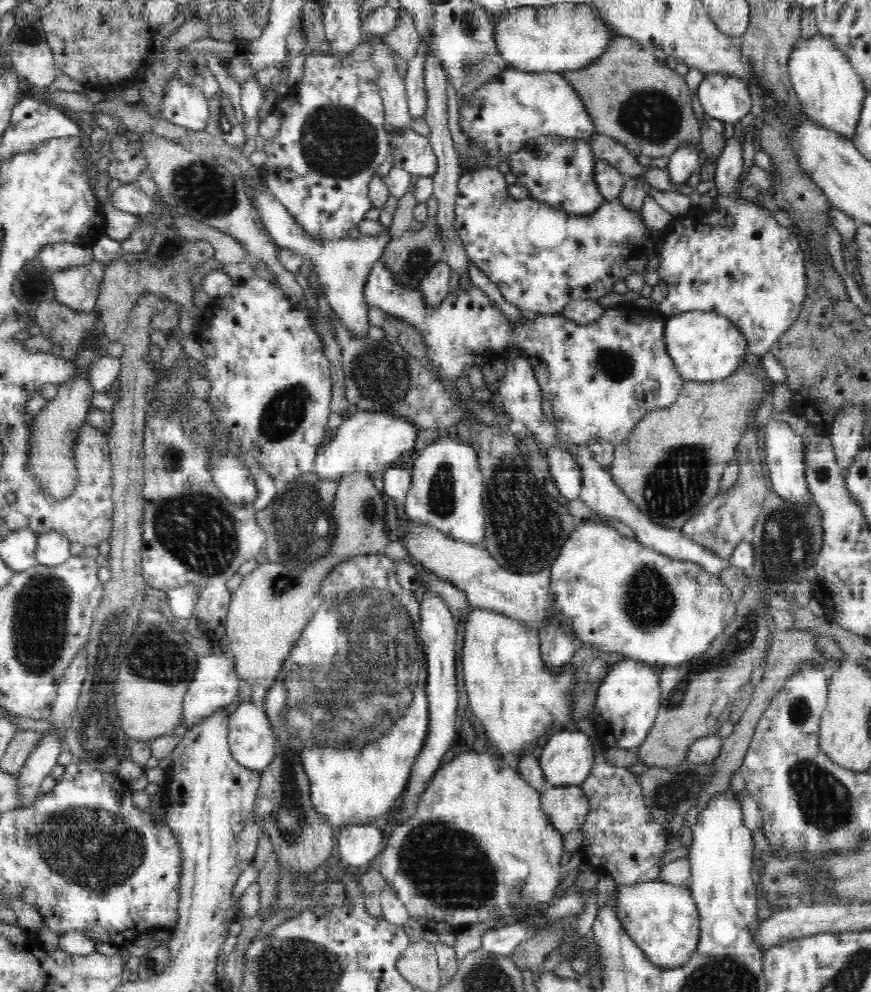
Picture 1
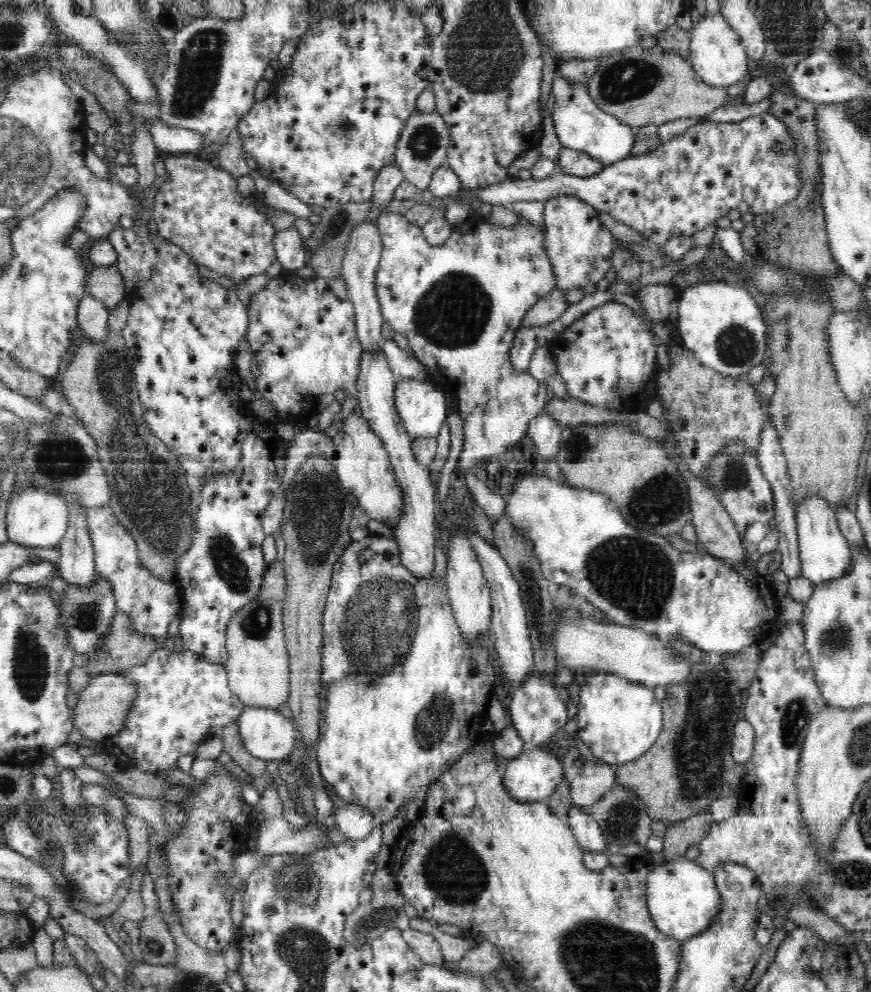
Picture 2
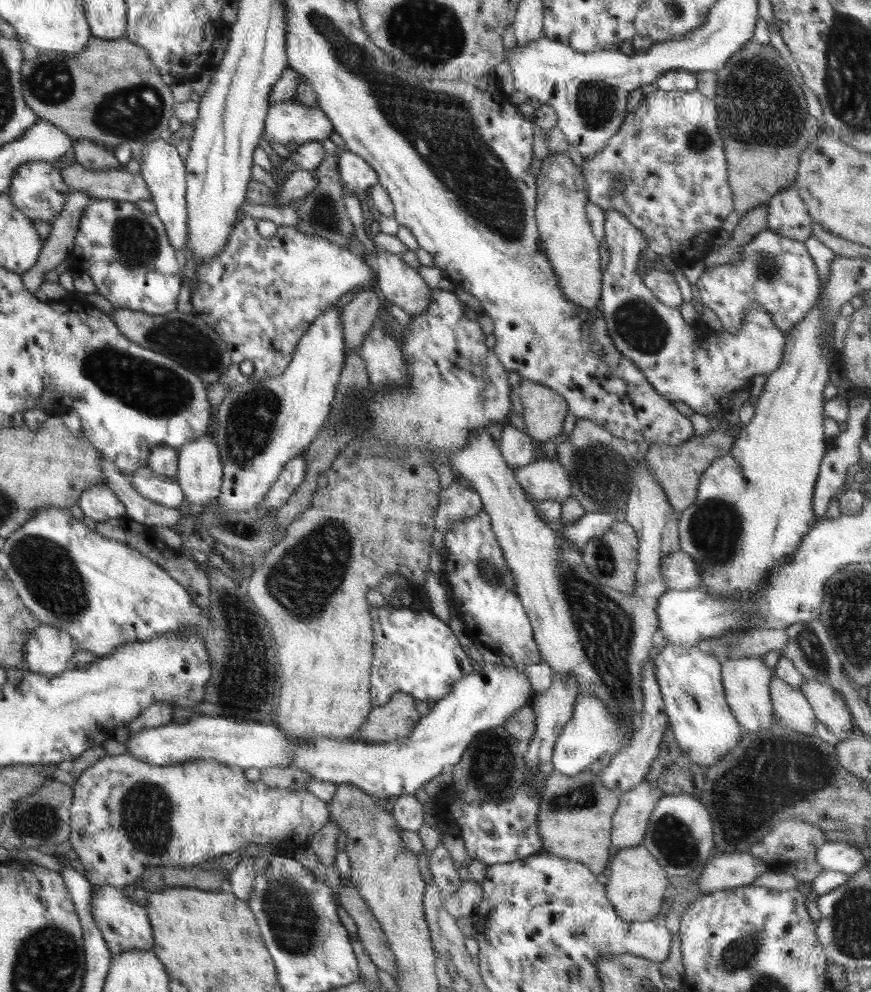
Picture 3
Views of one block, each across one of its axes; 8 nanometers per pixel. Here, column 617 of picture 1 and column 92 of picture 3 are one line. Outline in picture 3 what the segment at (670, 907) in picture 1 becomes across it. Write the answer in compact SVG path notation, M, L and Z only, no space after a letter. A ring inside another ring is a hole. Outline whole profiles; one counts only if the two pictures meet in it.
M106 884L93 889L92 917L97 925L101 927L106 942L112 954L124 953L130 949L144 949L152 951L154 948L153 930L148 919L147 910L144 910L136 900L130 900L122 894L122 889L108 886Z

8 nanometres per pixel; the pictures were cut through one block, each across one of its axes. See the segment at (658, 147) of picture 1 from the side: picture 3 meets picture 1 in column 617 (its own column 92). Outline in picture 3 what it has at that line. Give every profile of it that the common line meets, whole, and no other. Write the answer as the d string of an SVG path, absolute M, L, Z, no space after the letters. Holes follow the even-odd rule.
M124 37L116 40L93 38L81 53L54 53L39 51L37 57L25 60L21 68L25 101L37 113L37 118L46 119L61 127L77 141L90 139L101 147L116 148L122 142L138 140L142 143L170 136L168 122L174 114L175 100L170 80L160 74L150 61L145 47L130 42Z

